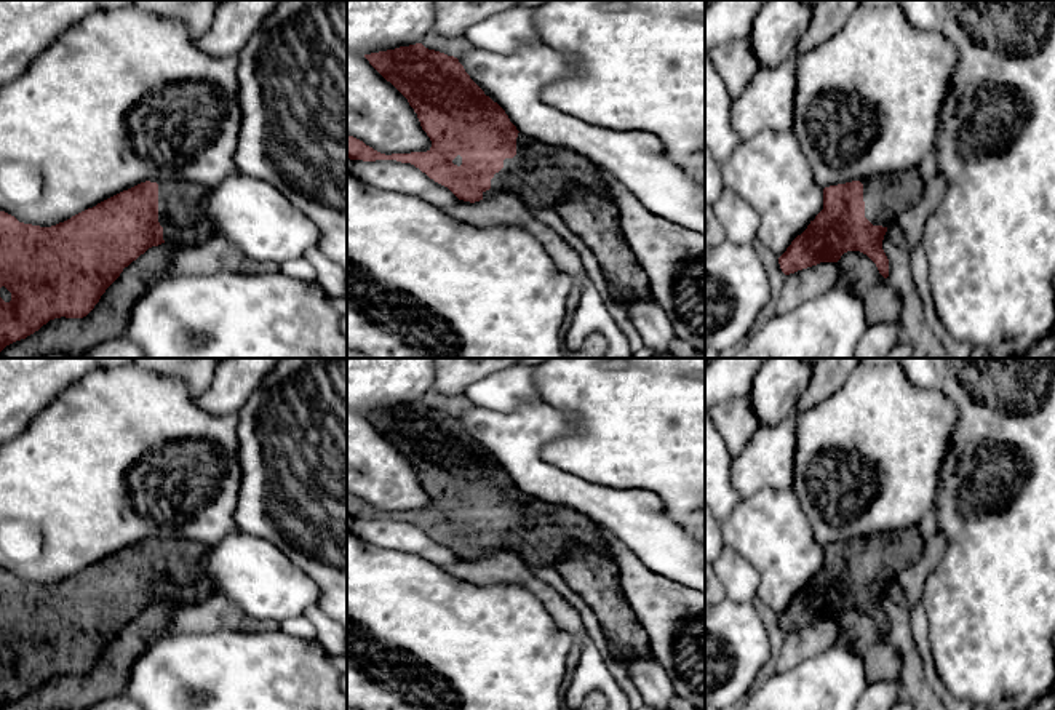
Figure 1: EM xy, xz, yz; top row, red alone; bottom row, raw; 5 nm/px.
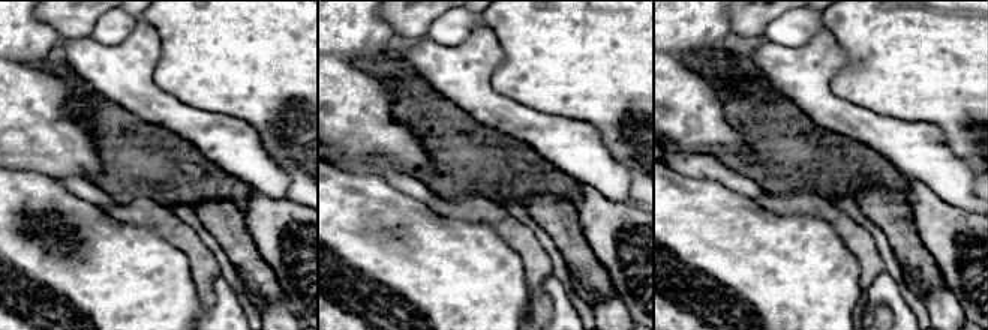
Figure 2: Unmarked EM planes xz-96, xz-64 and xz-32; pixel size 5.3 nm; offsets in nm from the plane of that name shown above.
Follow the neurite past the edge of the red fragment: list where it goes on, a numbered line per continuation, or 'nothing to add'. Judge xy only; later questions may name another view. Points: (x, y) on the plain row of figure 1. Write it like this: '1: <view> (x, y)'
1: xy (179, 562)

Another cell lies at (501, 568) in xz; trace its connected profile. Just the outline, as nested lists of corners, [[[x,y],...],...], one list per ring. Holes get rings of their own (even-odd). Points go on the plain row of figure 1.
[[[494,553],[475,561],[459,558],[454,564],[444,566],[444,569],[457,579],[475,585],[515,584],[529,590],[553,620],[574,636],[566,667],[567,672],[577,667],[583,638],[587,636],[579,611],[566,603],[555,588],[540,580],[518,555]]]

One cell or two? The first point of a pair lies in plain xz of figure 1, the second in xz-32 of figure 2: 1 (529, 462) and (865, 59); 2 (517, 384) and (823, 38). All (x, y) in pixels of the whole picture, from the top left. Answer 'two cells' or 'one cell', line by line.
1: two cells
2: two cells

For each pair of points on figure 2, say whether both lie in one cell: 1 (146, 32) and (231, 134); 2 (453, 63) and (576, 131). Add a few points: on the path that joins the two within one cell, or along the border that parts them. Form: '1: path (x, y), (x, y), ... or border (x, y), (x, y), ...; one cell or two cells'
1: path (144, 66), (144, 86), (174, 116), (197, 126); one cell
2: path (483, 93), (504, 114), (546, 131); one cell

